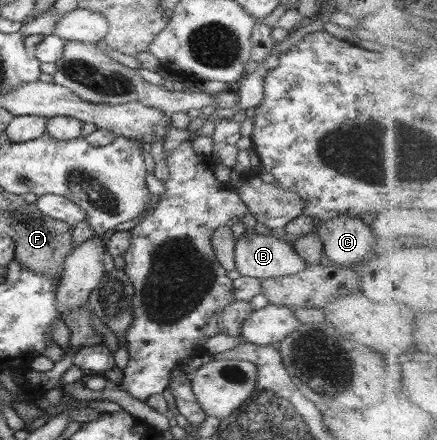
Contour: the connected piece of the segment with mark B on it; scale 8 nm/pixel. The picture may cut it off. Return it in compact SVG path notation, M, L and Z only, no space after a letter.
M247 231L236 240L234 260L242 276L261 282L267 278L293 276L308 265L297 255L291 242L255 231Z

